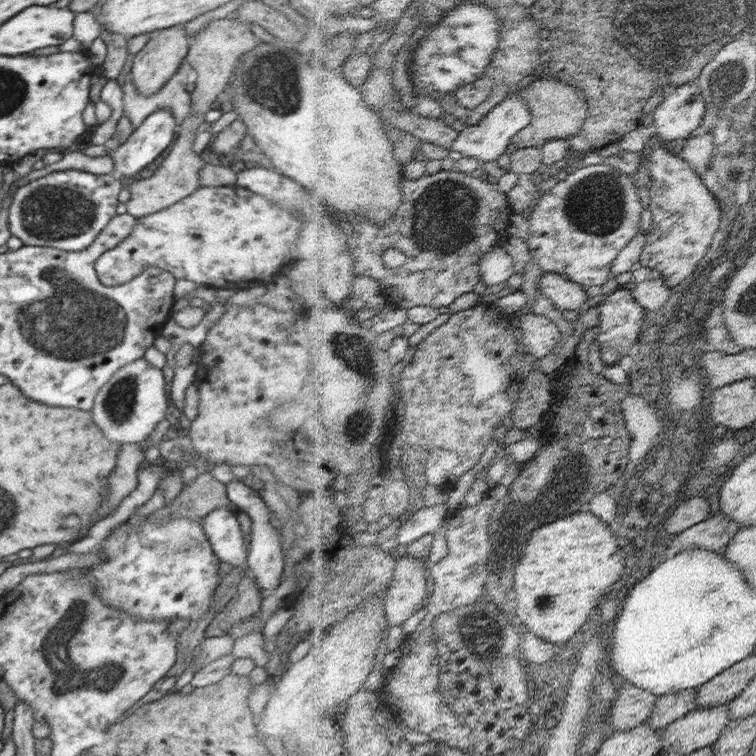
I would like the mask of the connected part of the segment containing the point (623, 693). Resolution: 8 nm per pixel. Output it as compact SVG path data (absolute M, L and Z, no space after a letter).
M628 681L621 685L618 693L612 712L604 716L609 732L628 732L644 725L654 714L660 698Z

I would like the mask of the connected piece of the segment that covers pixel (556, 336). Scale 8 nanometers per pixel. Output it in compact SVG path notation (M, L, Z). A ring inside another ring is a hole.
M527 314L522 318L523 344L527 352L536 358L543 359L551 355L564 338L564 333L556 321L540 316L540 314Z

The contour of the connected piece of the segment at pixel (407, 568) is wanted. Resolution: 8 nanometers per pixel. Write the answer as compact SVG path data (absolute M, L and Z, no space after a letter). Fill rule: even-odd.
M414 555L399 557L393 581L384 596L391 626L410 620L428 596L428 560Z

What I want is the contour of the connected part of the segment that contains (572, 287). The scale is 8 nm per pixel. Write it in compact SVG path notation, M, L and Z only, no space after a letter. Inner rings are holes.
M543 273L540 280L540 291L552 299L558 310L582 310L588 302L588 289L576 282L569 275L559 273Z

